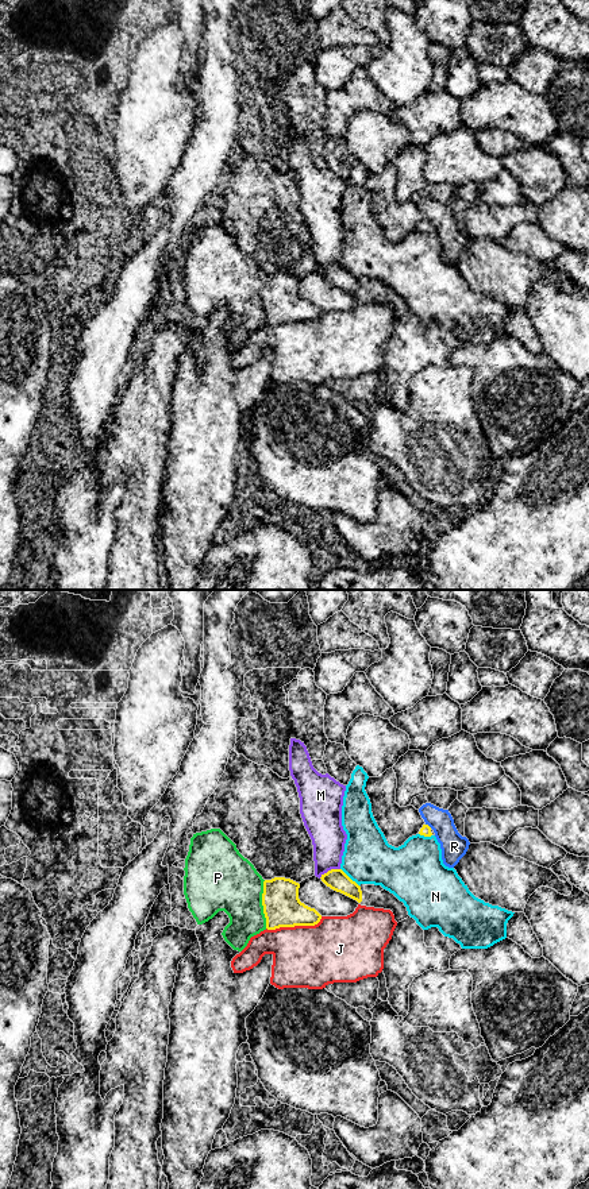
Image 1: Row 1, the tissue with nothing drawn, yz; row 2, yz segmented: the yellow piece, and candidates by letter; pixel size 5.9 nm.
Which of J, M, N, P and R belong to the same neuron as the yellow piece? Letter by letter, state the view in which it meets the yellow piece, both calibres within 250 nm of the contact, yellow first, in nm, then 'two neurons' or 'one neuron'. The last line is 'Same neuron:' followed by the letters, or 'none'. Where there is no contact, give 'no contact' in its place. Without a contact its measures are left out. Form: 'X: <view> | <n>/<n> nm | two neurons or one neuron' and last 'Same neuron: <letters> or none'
J: yz | 220/380 nm | two neurons
M: yz | 120/200 nm | two neurons
N: yz | 120/300 nm | two neurons
P: yz | 220/360 nm | two neurons
R: yz | 60/160 nm | two neurons
Same neuron: none

